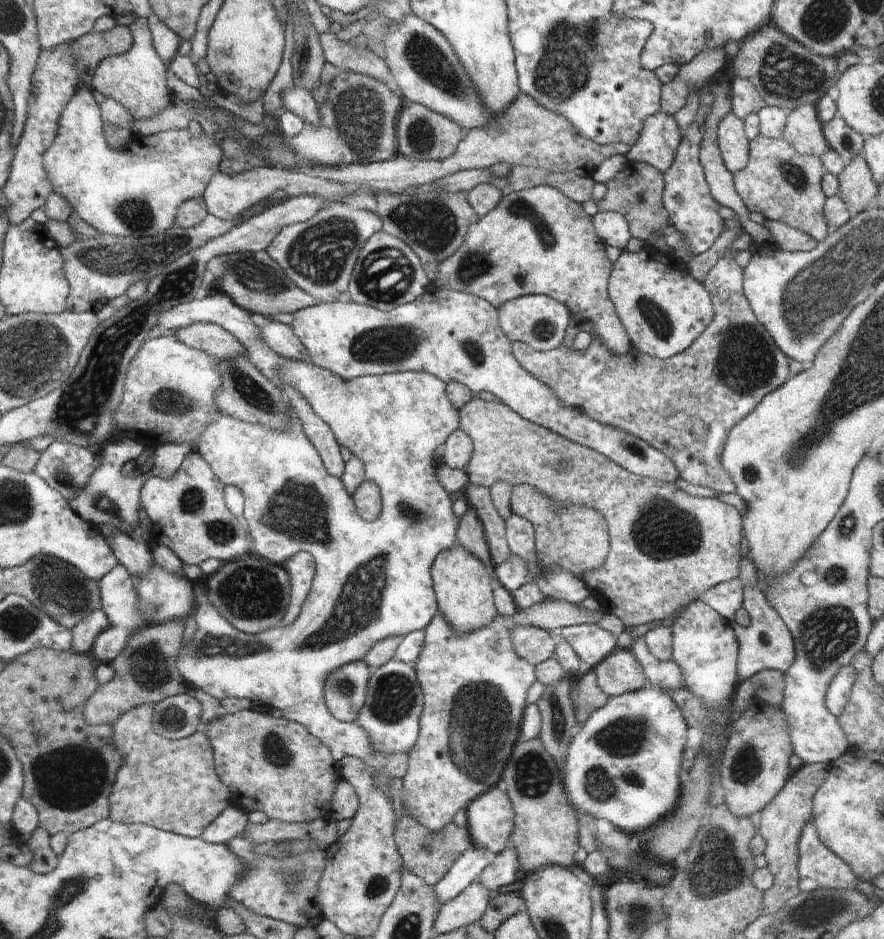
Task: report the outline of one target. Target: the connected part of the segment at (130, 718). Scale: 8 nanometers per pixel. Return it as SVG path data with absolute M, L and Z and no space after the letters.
M140 704L122 714L112 725L111 736L114 747L124 758L116 772L115 782L109 798L109 818L122 824L144 824L162 831L200 837L206 826L210 825L231 804L231 793L216 774L214 752L210 738L199 730L187 738L167 740L153 728L155 704Z

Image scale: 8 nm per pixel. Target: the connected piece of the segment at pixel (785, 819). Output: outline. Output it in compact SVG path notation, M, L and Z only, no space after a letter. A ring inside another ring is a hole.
M804 763L794 774L786 780L786 784L776 799L762 812L760 820L756 823L757 832L766 842L764 858L767 861L767 868L773 876L774 885L766 890L762 898L762 914L773 914L782 910L786 902L801 893L799 888L799 849L800 834L806 826L806 822L813 818L812 798L822 786L828 775L828 765Z

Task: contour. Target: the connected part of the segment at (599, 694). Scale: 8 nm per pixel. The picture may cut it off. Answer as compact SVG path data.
M586 669L580 676L580 682L578 682L575 719L580 724L586 723L589 715L605 706L609 702L609 698L598 687L596 674L592 669Z

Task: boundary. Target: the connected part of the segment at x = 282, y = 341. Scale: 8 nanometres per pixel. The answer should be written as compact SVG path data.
M252 313L252 322L260 330L260 338L264 340L264 344L268 344L280 357L314 364L290 325L275 322L272 318L257 313Z

